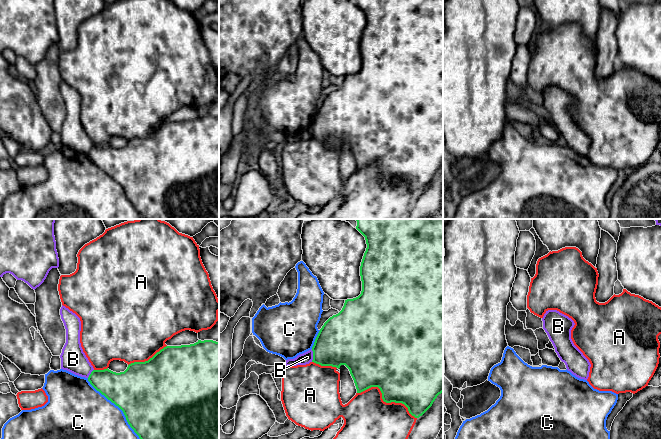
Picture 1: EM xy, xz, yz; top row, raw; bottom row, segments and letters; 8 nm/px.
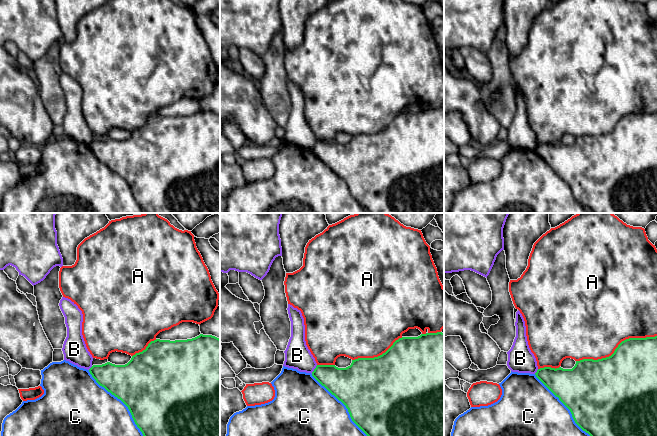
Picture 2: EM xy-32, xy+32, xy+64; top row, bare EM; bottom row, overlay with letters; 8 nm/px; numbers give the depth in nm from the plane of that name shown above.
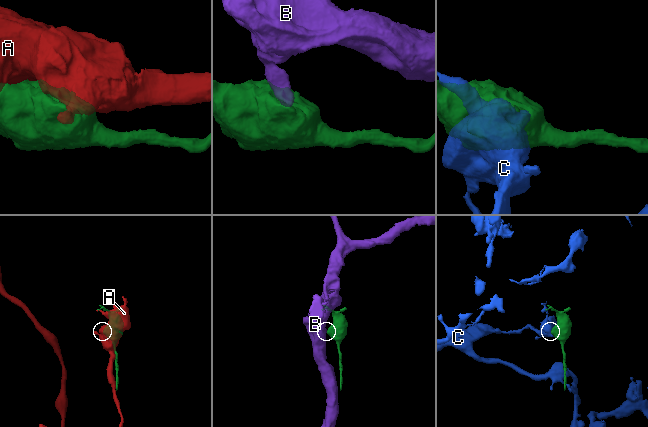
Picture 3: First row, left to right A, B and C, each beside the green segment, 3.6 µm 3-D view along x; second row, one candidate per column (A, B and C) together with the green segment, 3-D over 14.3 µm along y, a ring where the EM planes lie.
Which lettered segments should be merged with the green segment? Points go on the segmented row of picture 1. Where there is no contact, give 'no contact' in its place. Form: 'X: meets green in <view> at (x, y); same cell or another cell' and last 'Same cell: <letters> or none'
A: meets green in xz at (384, 401); another cell
B: meets green in xz at (313, 355); another cell
C: meets green in xy at (117, 405); another cell
Same cell: none

